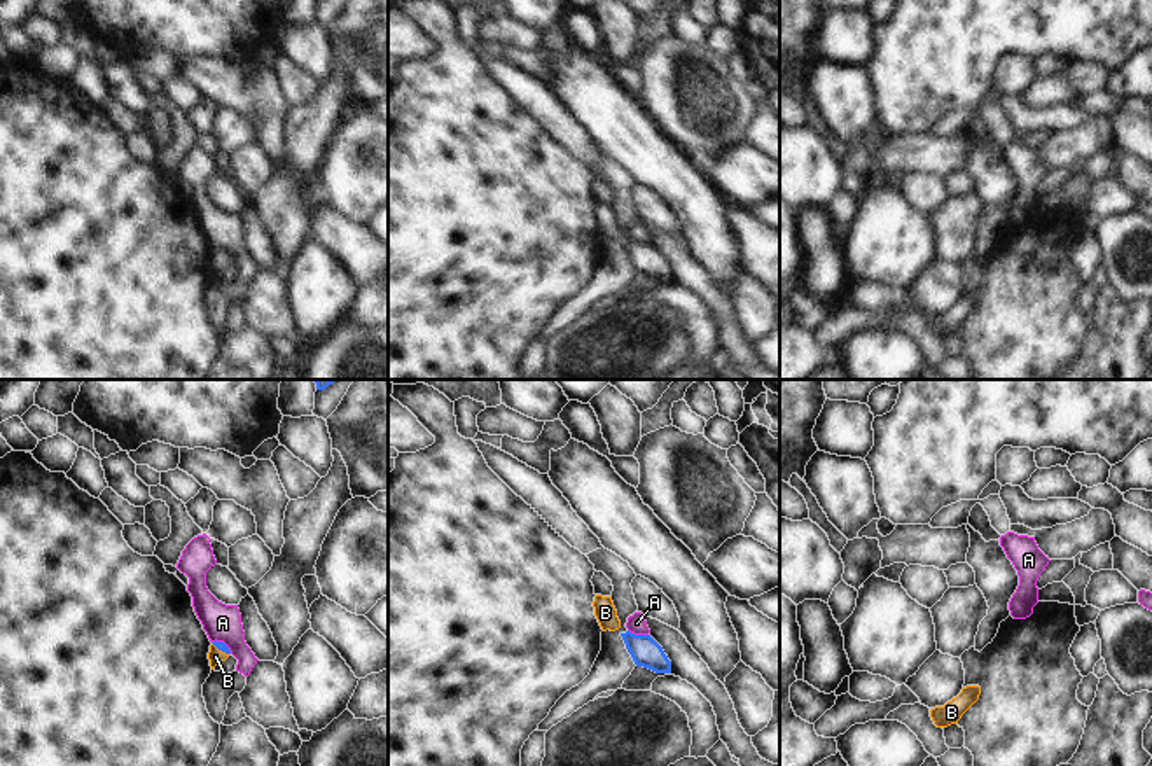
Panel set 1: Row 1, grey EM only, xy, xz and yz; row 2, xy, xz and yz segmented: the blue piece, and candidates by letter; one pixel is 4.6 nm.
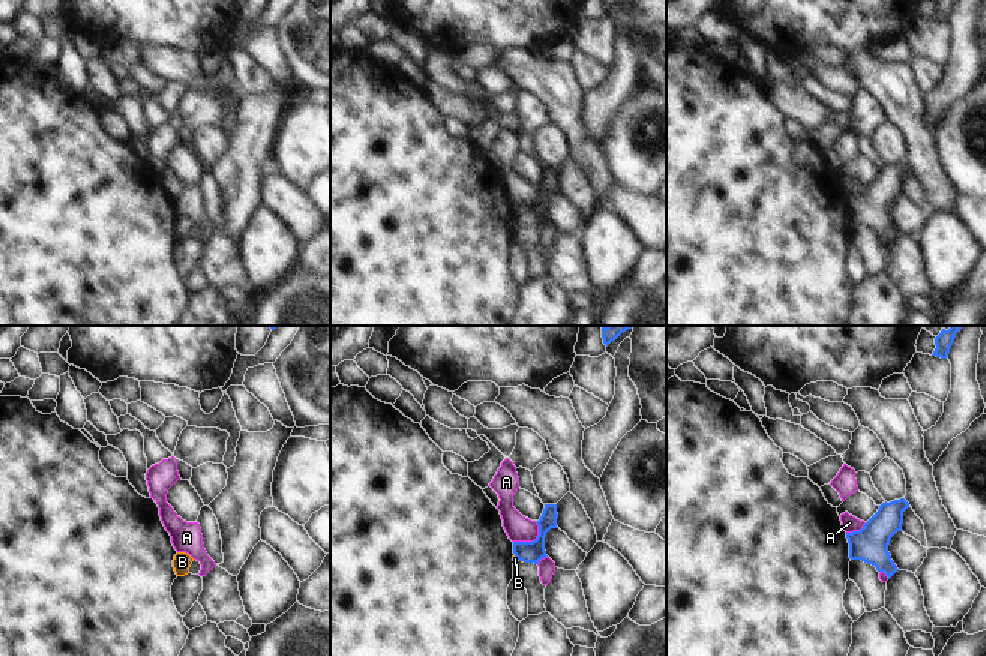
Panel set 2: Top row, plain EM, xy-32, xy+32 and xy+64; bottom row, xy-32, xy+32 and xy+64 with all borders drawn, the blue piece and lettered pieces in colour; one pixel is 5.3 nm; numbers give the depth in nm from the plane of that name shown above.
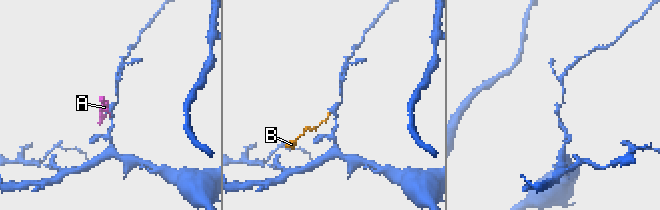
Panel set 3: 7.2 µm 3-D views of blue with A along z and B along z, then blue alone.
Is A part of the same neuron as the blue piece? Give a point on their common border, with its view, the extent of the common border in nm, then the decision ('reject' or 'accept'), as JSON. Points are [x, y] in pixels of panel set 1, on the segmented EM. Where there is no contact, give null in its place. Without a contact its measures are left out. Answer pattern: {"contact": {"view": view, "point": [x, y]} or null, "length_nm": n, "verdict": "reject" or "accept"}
{"contact": {"view": "xz", "point": [638, 635]}, "length_nm": 100, "verdict": "reject"}

